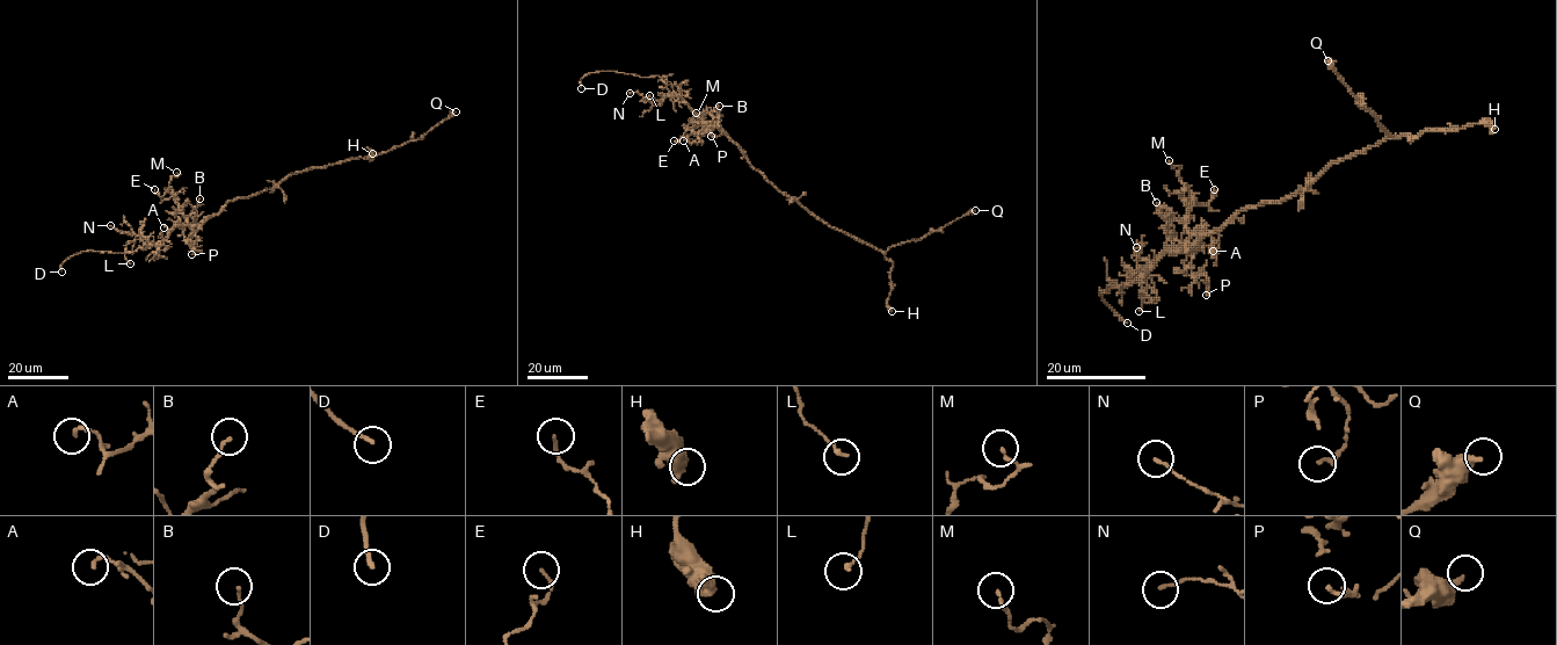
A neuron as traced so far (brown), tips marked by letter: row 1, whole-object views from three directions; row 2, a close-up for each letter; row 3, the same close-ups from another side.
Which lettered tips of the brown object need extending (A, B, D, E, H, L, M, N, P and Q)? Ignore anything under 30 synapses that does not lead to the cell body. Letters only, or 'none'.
D

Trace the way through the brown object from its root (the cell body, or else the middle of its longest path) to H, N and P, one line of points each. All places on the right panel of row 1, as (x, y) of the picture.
H: (1281, 197), (1307, 188), (1330, 164), (1384, 138), (1418, 137), (1426, 130), (1477, 123), (1494, 129)
N: (1281, 197), (1239, 211), (1192, 245), (1174, 245), (1139, 278), (1154, 263), (1137, 258), (1136, 247)
P: (1281, 197), (1239, 211), (1222, 229), (1207, 232), (1192, 247), (1191, 268), (1195, 275), (1206, 276), (1206, 295)

